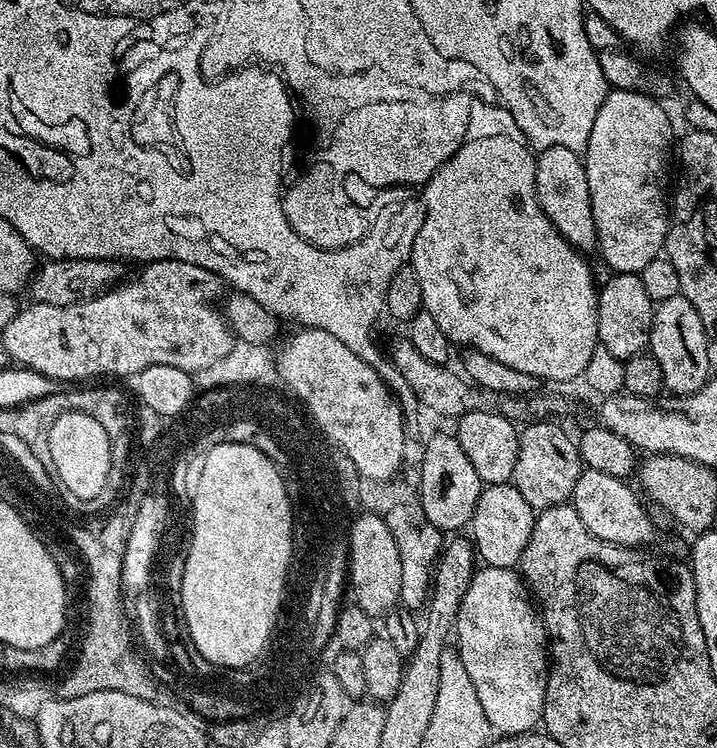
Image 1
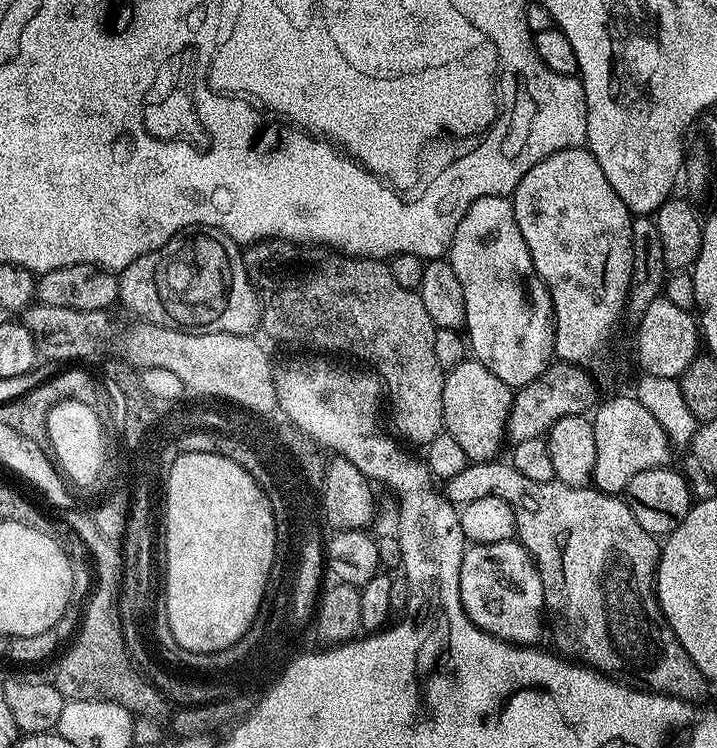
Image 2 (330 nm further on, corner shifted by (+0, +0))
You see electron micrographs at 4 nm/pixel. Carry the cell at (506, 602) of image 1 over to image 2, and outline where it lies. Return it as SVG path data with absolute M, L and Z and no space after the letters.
M515 539L465 547L460 575L460 597L468 620L484 632L510 644L536 646L540 620L545 619L544 587L536 561Z

